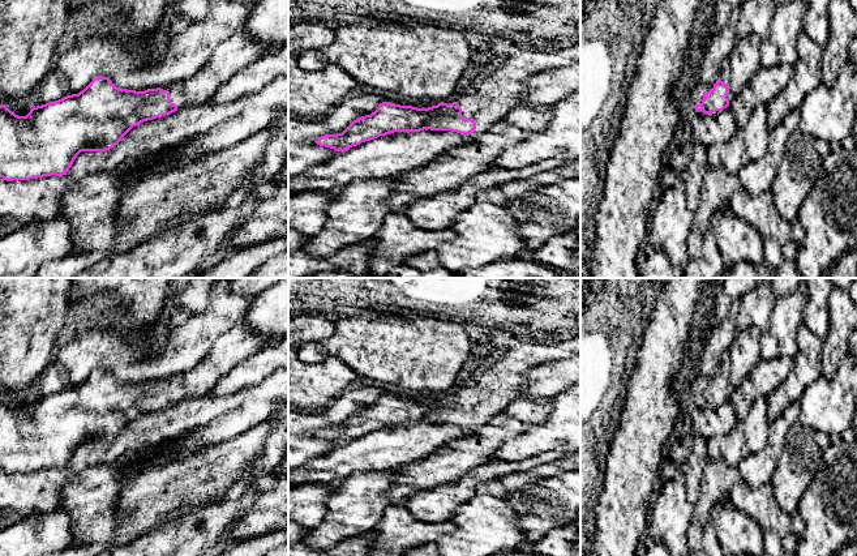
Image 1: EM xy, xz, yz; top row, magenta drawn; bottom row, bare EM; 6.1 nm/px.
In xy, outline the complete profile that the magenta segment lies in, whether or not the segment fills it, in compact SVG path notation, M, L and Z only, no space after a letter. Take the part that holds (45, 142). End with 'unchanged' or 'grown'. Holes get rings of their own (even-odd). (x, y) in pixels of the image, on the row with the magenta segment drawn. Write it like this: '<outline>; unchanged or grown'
M244 31L236 33L227 40L222 42L205 67L187 80L179 80L162 85L157 89L145 91L127 90L116 87L108 77L97 76L78 94L67 95L59 100L50 102L42 106L33 106L26 116L18 116L12 112L5 104L0 106L0 178L7 181L30 180L43 176L67 175L74 159L81 151L106 151L116 146L121 138L136 125L170 115L188 106L198 104L210 100L222 84L226 84L233 74L245 69L253 61L258 60L269 52L275 52L282 46L267 48L256 42L252 42Z; grown

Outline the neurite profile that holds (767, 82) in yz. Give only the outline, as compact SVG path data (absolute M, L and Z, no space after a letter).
M793 65L762 67L750 84L729 100L737 128L744 128L758 104L767 106L789 82Z

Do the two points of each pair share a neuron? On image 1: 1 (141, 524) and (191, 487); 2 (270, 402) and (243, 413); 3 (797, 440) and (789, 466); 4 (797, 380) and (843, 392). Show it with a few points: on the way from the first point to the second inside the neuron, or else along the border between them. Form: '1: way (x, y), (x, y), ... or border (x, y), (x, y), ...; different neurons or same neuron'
1: way (153, 512), (179, 487); same neuron
2: way (264, 402), (249, 413); same neuron
3: way (797, 447), (796, 460); same neuron
4: border (822, 373), (804, 390), (798, 401); different neurons

